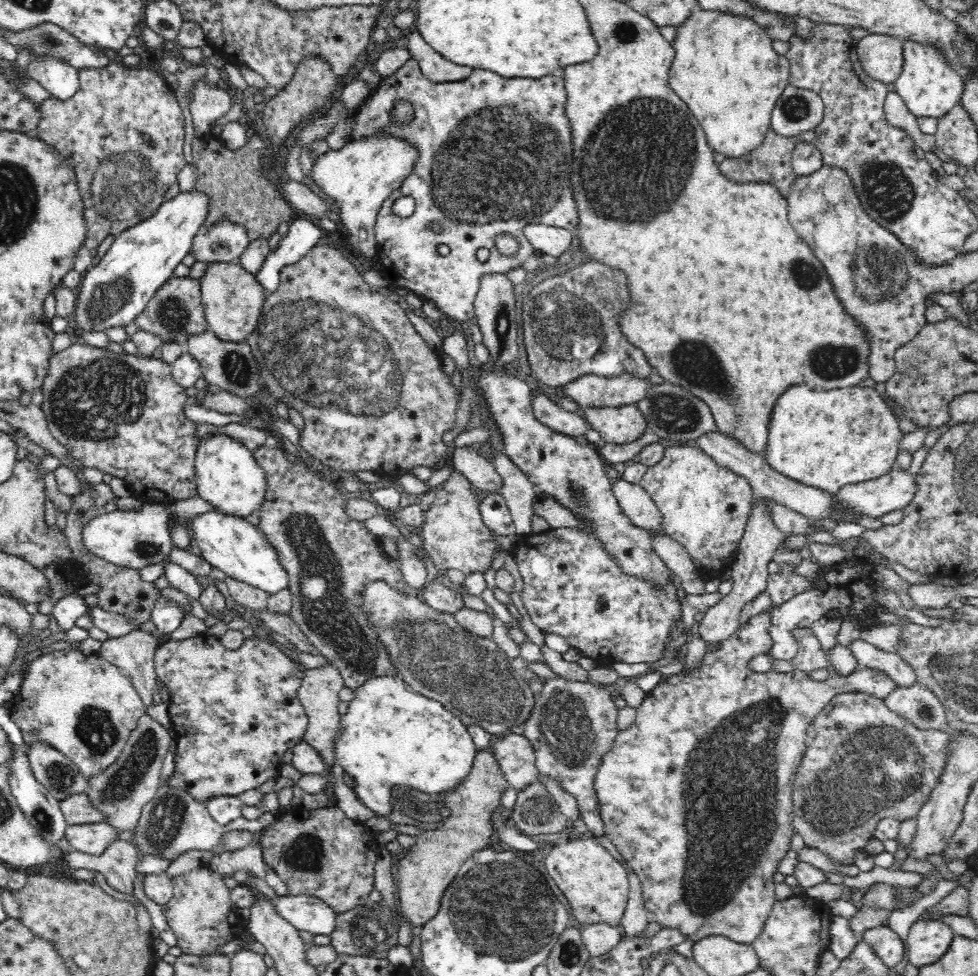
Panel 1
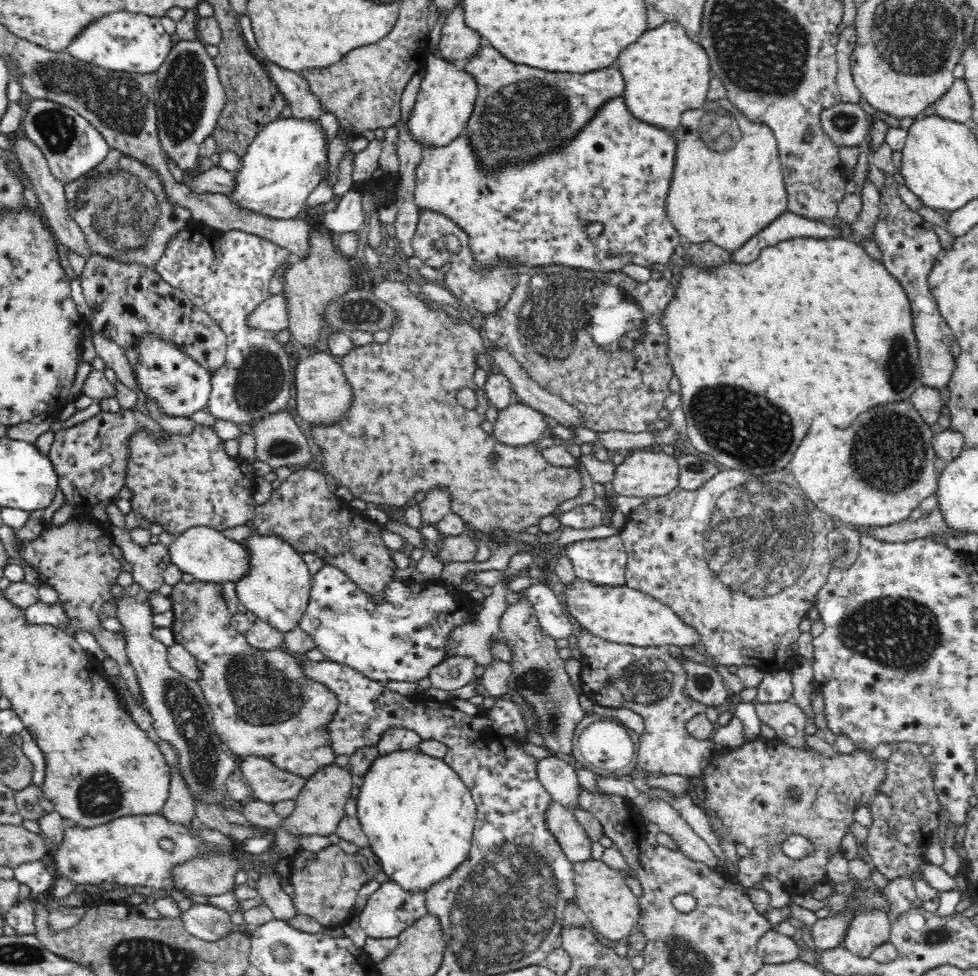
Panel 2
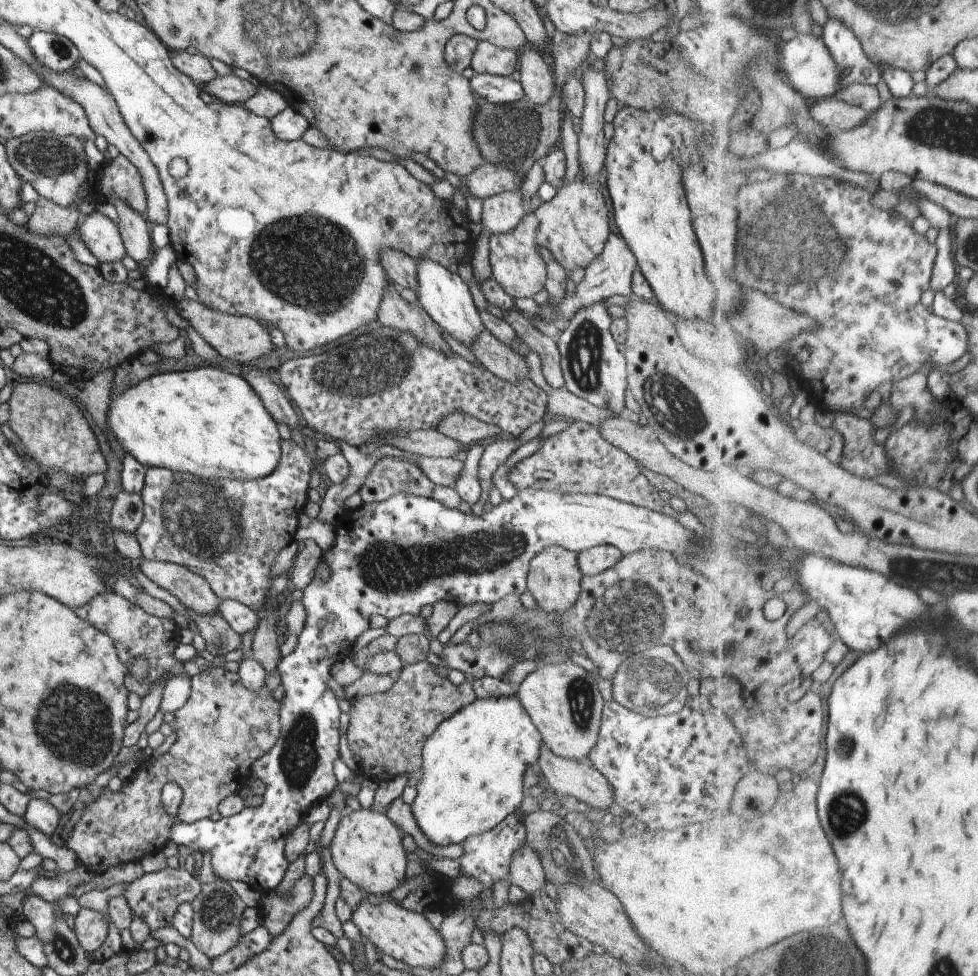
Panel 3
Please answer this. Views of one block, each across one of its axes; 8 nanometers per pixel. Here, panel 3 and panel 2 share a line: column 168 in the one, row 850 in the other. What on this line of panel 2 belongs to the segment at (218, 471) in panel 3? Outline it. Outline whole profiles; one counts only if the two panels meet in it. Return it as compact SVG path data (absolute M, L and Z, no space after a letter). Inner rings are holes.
M418 749L406 750L406 752L394 752L388 756L378 756L376 762L372 764L372 768L363 776L360 783L360 792L358 792L357 817L364 834L368 837L369 846L372 851L380 859L384 873L389 877L390 881L394 881L404 891L410 893L426 892L436 883L442 882L447 876L450 876L469 858L471 842L473 839L474 824L477 823L477 806L471 798L470 790L464 785L464 782L458 776L458 773L451 770L446 762L437 760L430 756L423 756Z

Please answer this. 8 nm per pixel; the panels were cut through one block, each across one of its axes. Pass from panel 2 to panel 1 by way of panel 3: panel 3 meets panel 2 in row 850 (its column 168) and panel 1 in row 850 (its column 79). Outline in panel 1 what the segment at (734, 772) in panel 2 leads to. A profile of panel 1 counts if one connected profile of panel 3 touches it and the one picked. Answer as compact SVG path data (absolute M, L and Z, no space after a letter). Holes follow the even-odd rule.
M862 692L834 696L820 710L813 725L816 738L807 746L794 773L793 832L800 834L805 848L820 851L837 867L848 867L855 864L857 854L864 852L866 844L874 838L879 820L894 818L902 822L914 819L919 808L929 802L949 764L954 734L934 729L920 730L890 710L883 699Z

